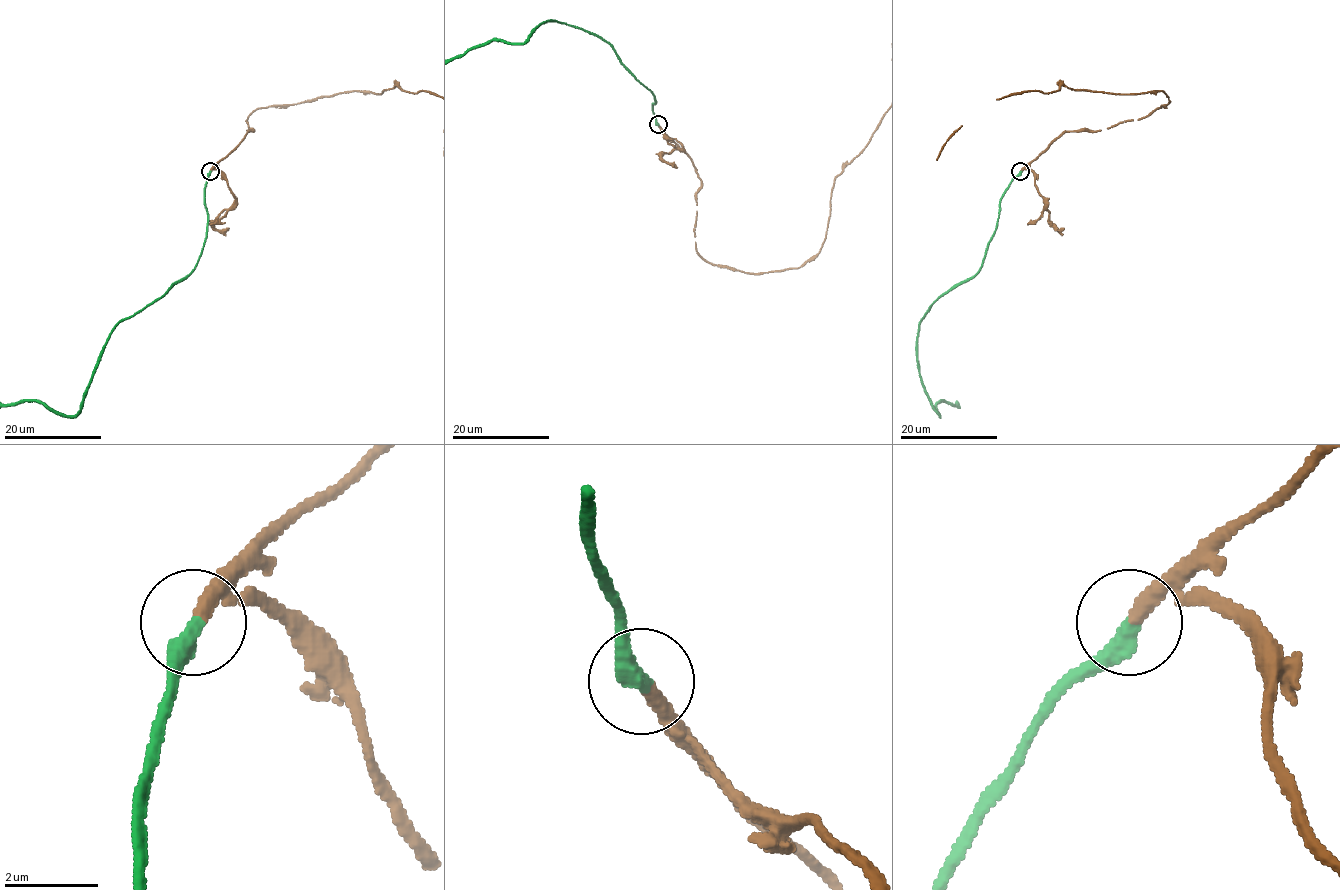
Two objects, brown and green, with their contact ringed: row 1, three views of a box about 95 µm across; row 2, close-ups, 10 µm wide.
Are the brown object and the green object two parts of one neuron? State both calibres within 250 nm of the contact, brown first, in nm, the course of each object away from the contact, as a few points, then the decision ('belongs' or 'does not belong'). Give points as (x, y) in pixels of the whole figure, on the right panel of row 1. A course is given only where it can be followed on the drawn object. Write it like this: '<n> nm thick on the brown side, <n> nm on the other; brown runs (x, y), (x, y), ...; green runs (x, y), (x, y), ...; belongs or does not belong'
320 nm thick on the brown side, 400 nm on the other; belongs

